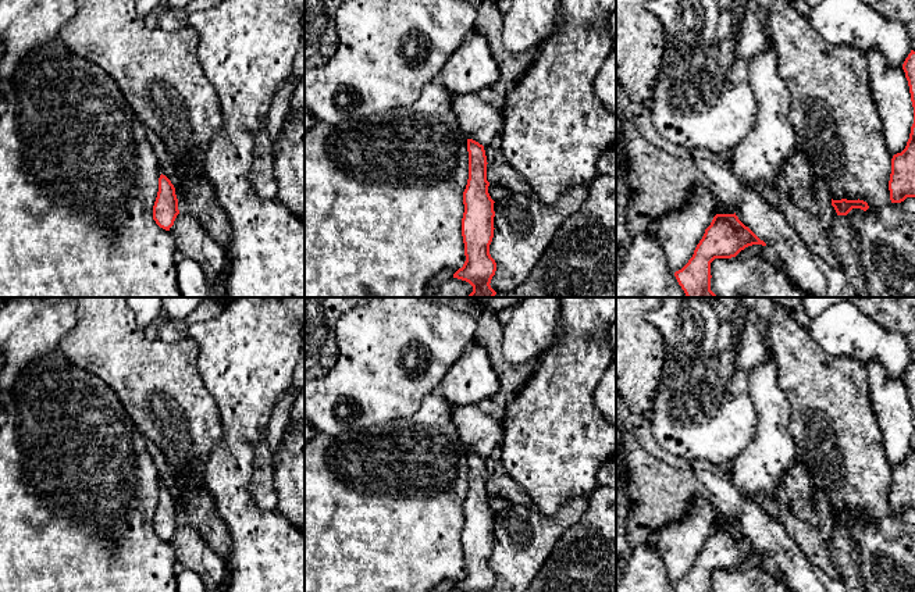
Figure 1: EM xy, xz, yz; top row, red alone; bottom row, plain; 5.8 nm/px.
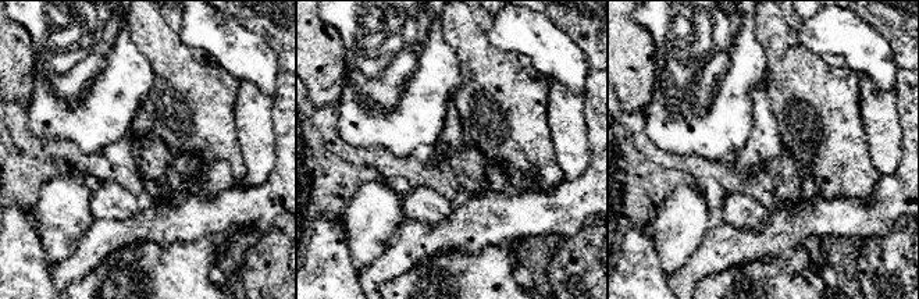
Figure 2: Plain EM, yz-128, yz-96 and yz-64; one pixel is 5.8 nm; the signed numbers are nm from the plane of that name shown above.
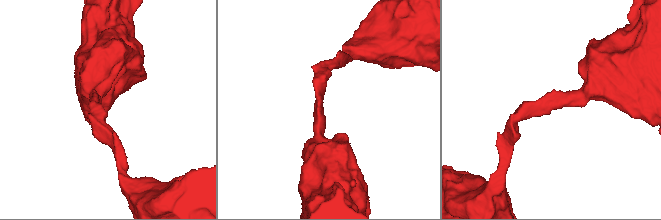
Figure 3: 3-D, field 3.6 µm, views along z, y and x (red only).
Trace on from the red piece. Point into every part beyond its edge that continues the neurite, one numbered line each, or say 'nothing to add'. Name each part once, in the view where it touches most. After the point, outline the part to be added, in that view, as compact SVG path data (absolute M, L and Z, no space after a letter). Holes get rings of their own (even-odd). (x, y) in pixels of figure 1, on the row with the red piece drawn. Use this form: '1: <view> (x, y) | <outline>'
nothing to add

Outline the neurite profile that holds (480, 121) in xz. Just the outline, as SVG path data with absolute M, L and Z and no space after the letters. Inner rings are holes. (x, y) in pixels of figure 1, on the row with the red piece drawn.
M477 93L452 94L452 110L467 139L485 146L499 136L502 128L501 110L483 101Z

